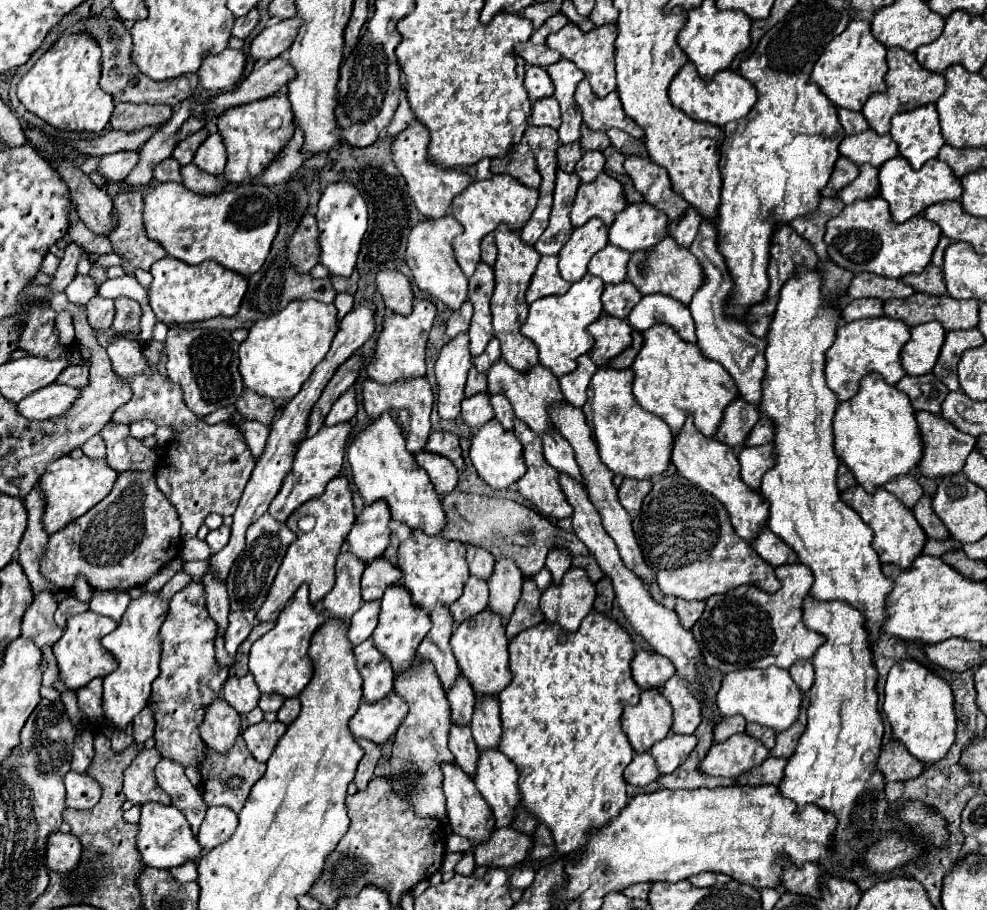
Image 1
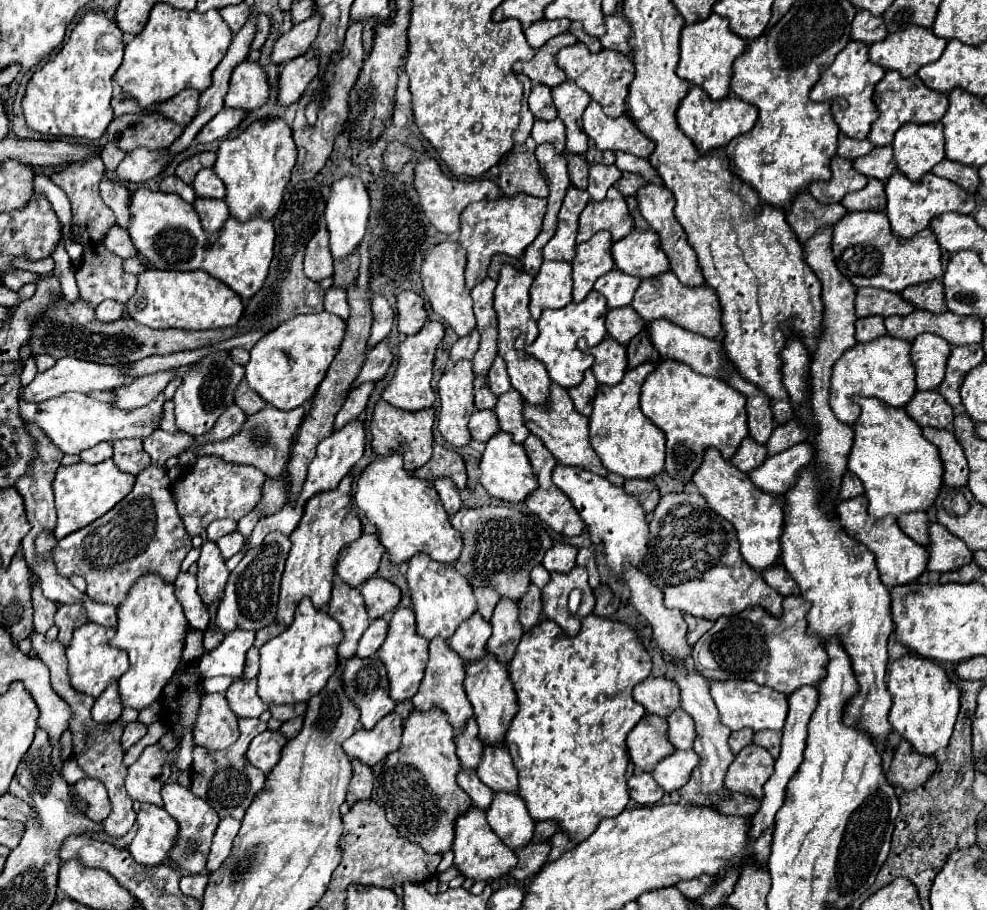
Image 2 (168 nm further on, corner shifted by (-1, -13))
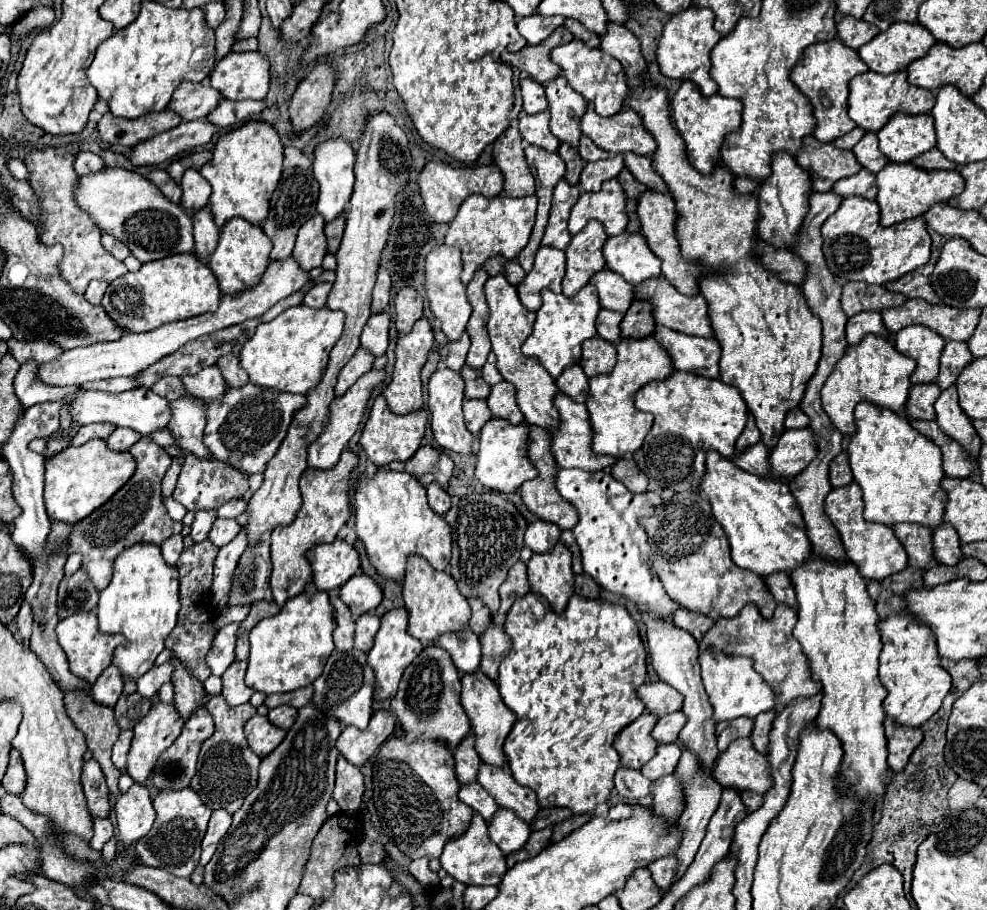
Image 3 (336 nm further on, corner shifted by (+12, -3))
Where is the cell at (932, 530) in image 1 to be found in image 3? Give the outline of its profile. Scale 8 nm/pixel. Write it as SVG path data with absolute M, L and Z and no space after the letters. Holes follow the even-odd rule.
M859 403L859 407L855 407L855 425L857 429L849 439L847 455L853 477L863 489L865 519L885 525L921 523L931 529L937 525L933 531L933 557L937 563L955 565L963 553L957 531L949 523L941 523L945 493L939 485L943 479L939 447L935 447L931 439L919 435L903 415L873 403Z

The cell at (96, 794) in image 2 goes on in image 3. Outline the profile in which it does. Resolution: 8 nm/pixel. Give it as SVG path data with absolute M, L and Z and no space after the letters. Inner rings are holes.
M89 759L83 765L83 773L81 773L81 785L87 797L87 805L89 805L89 813L91 815L99 815L99 817L107 817L109 815L109 789L105 785L105 777L103 771L99 767L99 763L95 759Z

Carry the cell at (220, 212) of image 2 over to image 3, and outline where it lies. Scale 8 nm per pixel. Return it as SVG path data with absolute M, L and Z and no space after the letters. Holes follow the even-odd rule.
M203 207L193 213L193 235L195 235L195 249L197 257L205 263L205 257L217 247L219 229L209 207Z

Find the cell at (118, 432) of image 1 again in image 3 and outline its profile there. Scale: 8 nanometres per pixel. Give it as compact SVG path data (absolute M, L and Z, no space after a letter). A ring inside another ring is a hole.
M117 427L113 433L111 433L111 437L107 439L107 447L111 449L111 451L119 451L119 453L123 453L123 451L129 451L129 447L133 445L133 443L137 443L141 439L141 435L137 433L137 431L131 431L131 429L123 429L123 427Z

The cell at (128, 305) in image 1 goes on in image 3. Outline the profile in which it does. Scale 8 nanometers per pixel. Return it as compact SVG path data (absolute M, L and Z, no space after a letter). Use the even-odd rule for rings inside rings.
M49 147L41 151L33 151L25 157L25 165L31 171L31 187L35 187L35 195L39 195L39 201L43 203L43 221L45 221L45 233L39 237L41 241L61 243L65 253L59 263L61 275L77 293L85 293L89 281L103 279L113 281L119 275L127 273L127 267L117 261L109 251L101 245L101 229L95 225L91 215L87 211L81 211L75 203L75 191L79 187L79 175L75 173L75 155L61 149L61 147Z

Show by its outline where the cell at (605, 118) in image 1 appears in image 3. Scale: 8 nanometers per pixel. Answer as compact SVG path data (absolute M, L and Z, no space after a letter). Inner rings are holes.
M589 103L579 125L583 135L591 137L597 147L603 147L609 153L631 151L637 155L651 155L657 147L655 139L641 125L641 117L631 109L623 109L611 117L601 117Z

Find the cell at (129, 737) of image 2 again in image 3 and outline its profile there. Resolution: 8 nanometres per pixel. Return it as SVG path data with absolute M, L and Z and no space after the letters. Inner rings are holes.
M139 693L121 695L115 709L115 719L119 729L133 729L151 709L151 701L141 697Z

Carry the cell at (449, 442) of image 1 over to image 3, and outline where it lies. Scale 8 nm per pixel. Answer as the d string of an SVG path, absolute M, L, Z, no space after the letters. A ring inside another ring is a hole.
M431 445L419 447L409 461L393 461L389 465L389 469L393 471L407 471L415 475L423 485L437 481L441 487L445 487L447 481L451 479L453 467L455 467L453 459L443 449L435 449Z

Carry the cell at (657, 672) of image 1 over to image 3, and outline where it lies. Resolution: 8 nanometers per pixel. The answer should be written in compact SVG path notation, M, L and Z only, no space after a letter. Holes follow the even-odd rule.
M647 681L637 689L637 697L641 697L641 701L645 703L647 711L661 717L667 711L679 711L683 705L683 695L673 689L671 685L667 685L665 681Z

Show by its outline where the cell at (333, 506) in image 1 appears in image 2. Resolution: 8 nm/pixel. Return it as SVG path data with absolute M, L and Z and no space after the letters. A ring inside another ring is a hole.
M346 475L334 491L322 491L308 499L298 527L290 533L292 547L282 575L276 621L290 625L294 619L294 611L304 597L308 597L314 607L322 607L330 601L332 577L338 553L346 543L352 543L362 535L358 509L354 507L350 493L352 493L352 475Z

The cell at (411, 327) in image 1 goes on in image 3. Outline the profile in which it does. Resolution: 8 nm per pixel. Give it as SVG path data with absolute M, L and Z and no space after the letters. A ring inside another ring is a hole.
M421 317L413 329L405 335L401 335L397 339L397 347L395 347L395 365L393 365L393 375L391 375L391 383L381 391L381 395L387 399L387 405L393 413L405 415L409 411L421 409L423 407L423 393L421 393L421 367L427 361L427 353L433 347L433 331L431 325L425 317Z

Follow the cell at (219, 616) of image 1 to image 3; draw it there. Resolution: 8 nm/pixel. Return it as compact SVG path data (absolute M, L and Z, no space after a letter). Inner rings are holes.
M199 511L199 513L195 513L195 521L193 521L191 533L189 533L193 543L201 543L201 541L207 539L207 533L209 533L213 521L215 521L215 511Z

